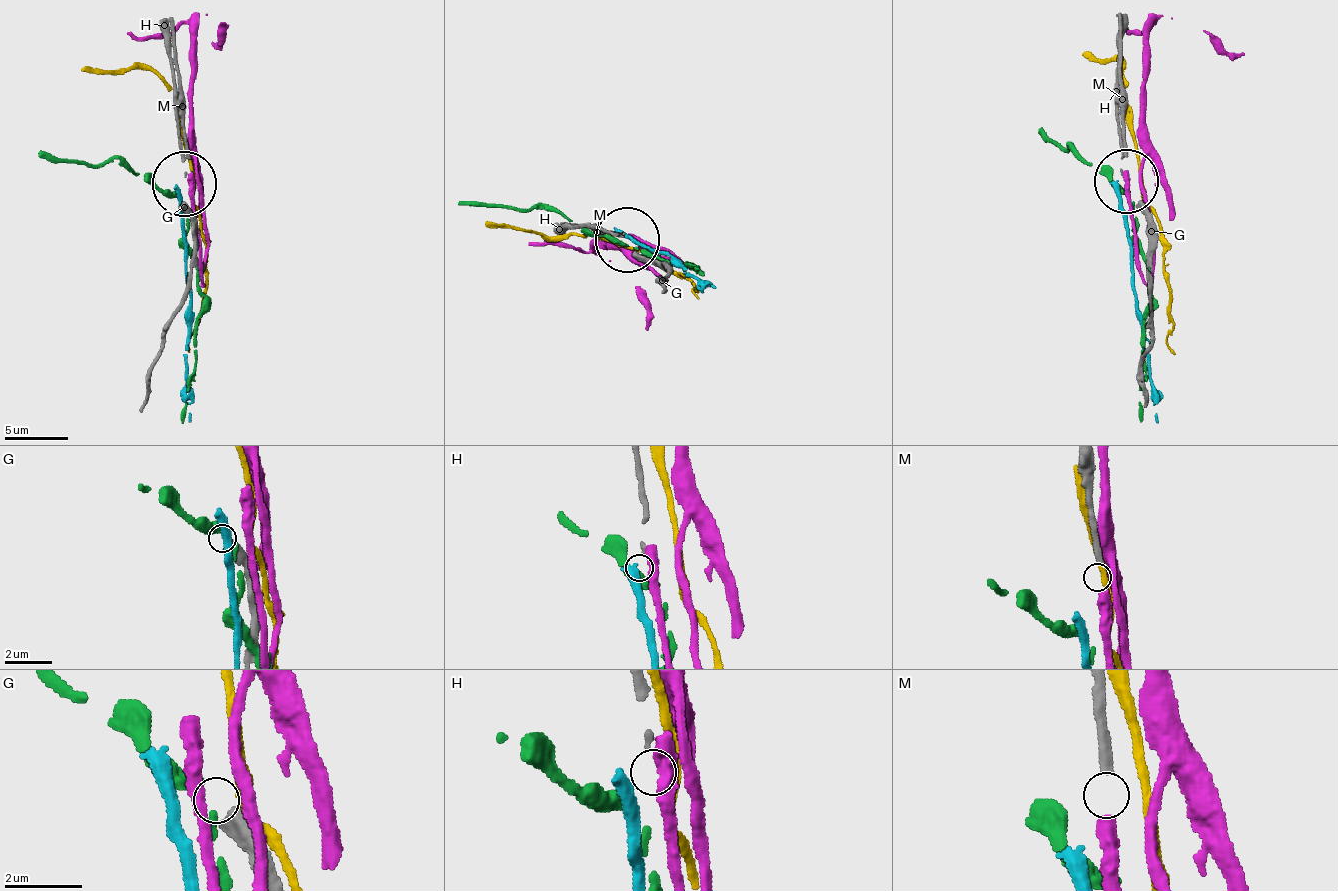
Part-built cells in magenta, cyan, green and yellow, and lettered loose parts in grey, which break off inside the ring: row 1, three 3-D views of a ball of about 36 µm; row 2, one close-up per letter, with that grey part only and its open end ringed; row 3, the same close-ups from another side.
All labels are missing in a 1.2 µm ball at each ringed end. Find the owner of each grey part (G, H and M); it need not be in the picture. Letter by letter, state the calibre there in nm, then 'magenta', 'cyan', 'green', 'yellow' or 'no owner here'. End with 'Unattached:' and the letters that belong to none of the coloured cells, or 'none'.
G: 500 nm | no owner here
H: 90 nm | no owner here
M: 300 nm | magenta
Unattached: G, H

